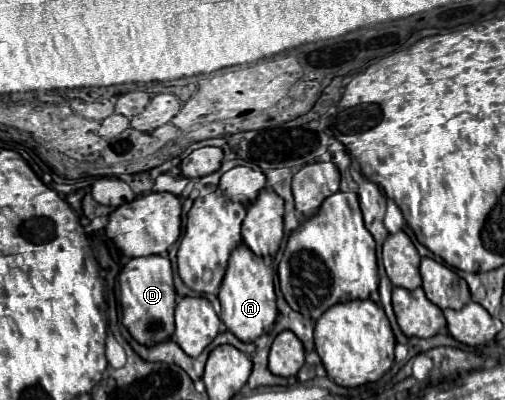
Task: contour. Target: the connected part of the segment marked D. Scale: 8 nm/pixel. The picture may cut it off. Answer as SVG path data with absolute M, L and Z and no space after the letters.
M146 256L146 258L132 258L118 276L120 294L122 294L122 322L132 334L132 338L140 344L154 346L156 342L164 342L174 334L174 306L176 306L176 290L172 282L172 268L170 260L164 256Z

